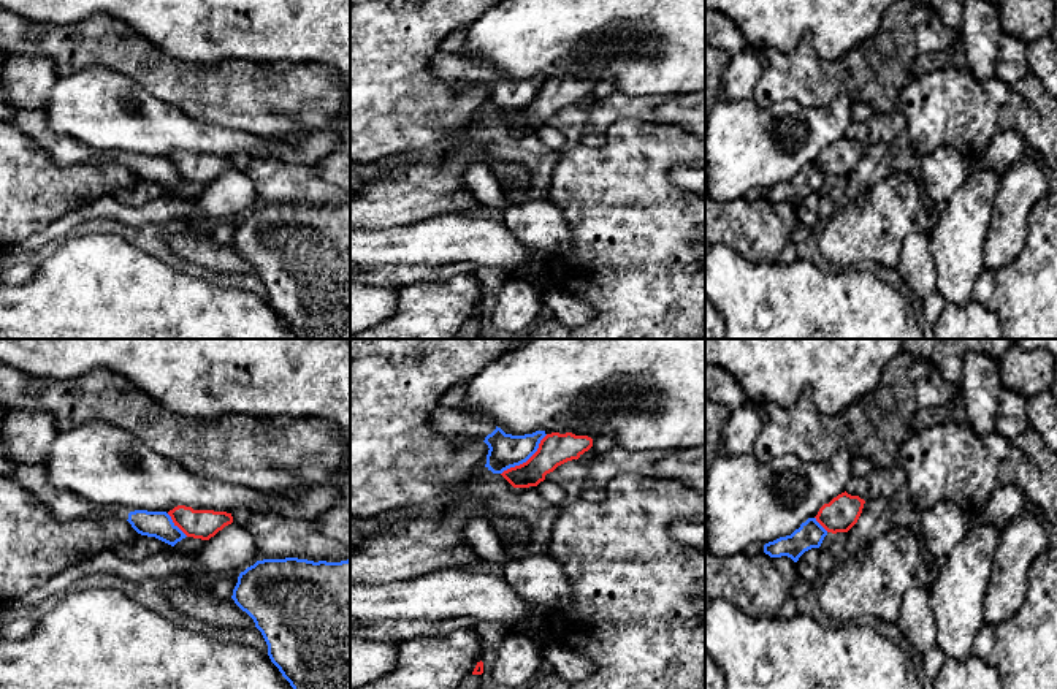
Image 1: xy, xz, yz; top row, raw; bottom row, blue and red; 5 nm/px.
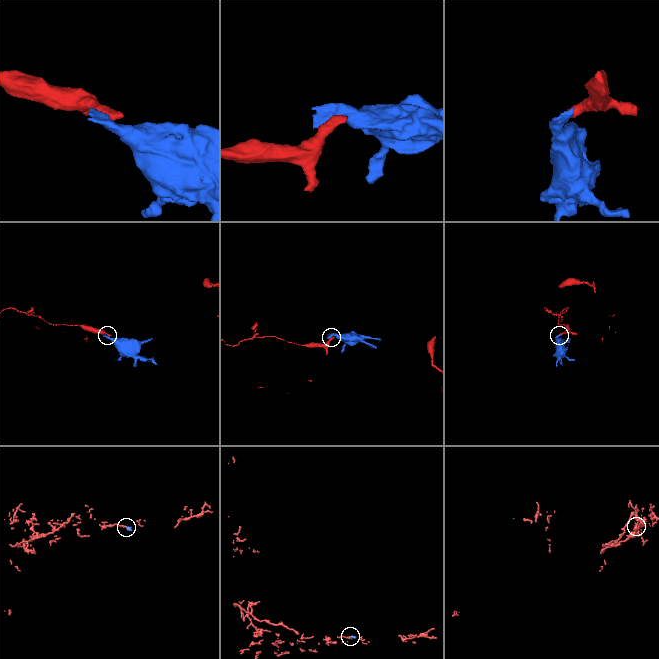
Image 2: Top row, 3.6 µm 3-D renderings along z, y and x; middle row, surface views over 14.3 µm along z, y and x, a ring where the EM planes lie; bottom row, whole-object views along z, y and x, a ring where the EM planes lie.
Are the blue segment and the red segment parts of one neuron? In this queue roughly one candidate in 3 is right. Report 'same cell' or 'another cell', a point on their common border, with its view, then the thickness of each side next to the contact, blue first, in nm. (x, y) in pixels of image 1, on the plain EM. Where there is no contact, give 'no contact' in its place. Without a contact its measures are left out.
another cell | xz (526, 105) | 170/170 nm

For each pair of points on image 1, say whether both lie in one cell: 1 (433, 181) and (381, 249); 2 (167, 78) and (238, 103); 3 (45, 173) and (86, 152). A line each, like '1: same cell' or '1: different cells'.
1: different cells
2: same cell
3: different cells

